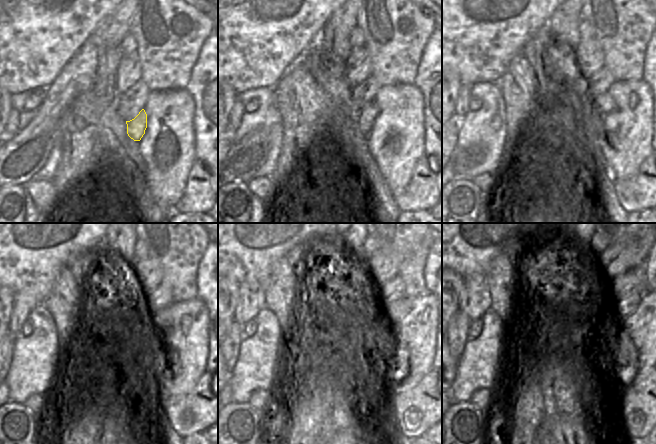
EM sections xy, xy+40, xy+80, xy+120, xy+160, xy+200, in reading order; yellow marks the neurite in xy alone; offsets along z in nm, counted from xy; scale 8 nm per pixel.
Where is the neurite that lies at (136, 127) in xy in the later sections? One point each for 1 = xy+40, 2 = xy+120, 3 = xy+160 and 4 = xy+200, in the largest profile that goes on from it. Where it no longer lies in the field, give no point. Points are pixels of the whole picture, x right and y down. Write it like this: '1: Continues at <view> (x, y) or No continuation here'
1: Continues at xy+40 (364, 119)
2: Continues at xy+120 (162, 319)
3: Continues at xy+160 (394, 311)
4: Continues at xy+200 (623, 307).

